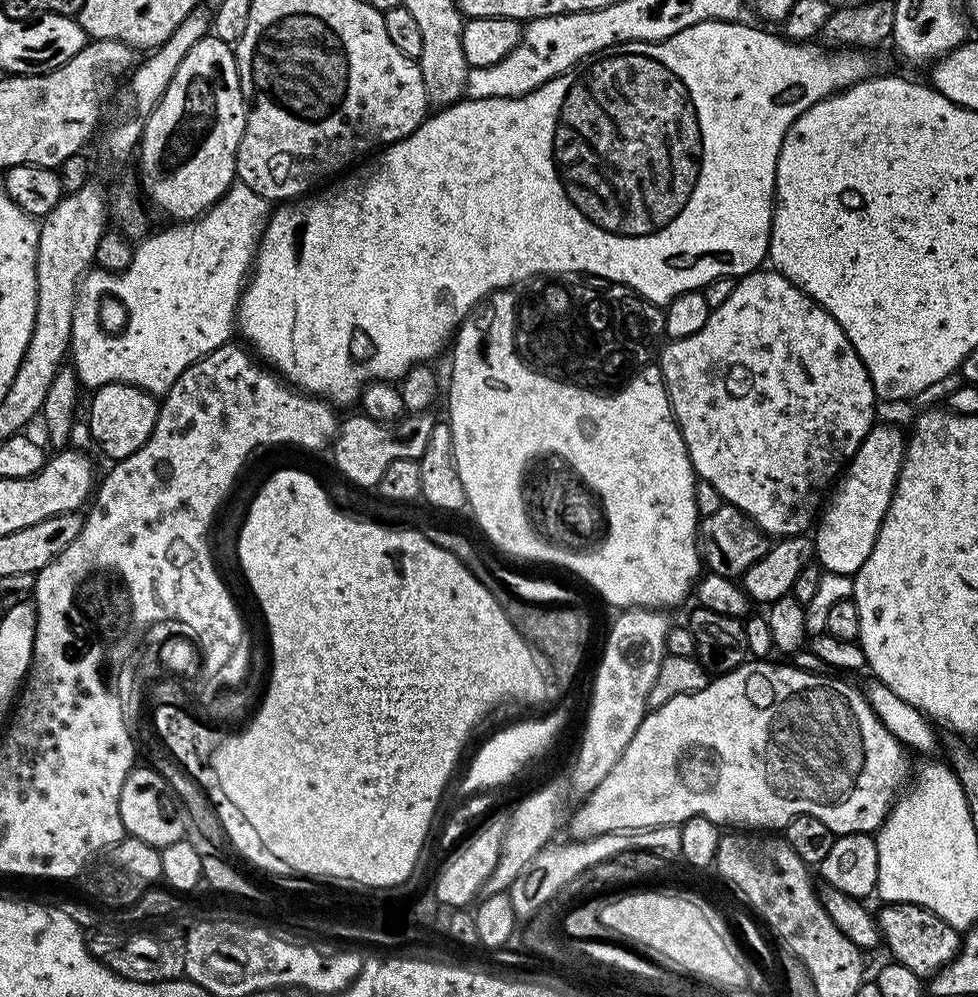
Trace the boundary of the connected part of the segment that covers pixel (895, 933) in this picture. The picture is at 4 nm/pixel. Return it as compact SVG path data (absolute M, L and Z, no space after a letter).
M894 903L882 907L876 914L876 921L881 939L887 944L895 963L906 966L922 978L928 978L944 968L960 951L962 936L959 929L950 926L932 911L914 903Z

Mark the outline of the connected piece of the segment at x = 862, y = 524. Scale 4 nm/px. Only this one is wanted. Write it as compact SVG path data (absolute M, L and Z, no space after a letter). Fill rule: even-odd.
M873 423L862 446L847 461L819 513L814 528L814 556L824 572L855 577L862 562L870 558L878 530L888 513L900 467L904 464L906 436L894 425L880 423Z

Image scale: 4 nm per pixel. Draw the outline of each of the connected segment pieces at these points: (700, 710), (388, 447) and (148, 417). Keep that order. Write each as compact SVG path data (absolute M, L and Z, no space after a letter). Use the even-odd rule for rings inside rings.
M749 659L729 672L709 679L707 686L702 690L675 696L670 698L670 702L651 709L638 726L637 733L631 738L617 765L610 770L610 774L606 775L602 784L593 790L591 796L579 805L581 808L573 814L572 828L577 832L576 836L591 838L604 833L623 833L625 830L679 826L695 816L710 818L717 826L736 824L732 826L740 830L782 830L796 816L813 816L821 822L826 822L826 826L830 826L833 837L864 832L872 834L880 829L884 819L888 817L888 811L896 803L910 776L909 753L906 748L878 720L878 715L871 709L870 702L864 697L863 691L859 687L855 688L848 681L851 679L841 678L836 674L819 676L814 673L804 673L802 669L793 667L788 662L786 664L770 663L767 659Z
M362 412L348 417L345 421L343 419L337 427L330 448L337 470L344 474L353 487L360 488L373 481L380 482L391 461L401 458L420 459L436 429L436 422L428 415L430 414L426 412L416 412L403 417L393 427L395 428L393 434L389 430L391 428L389 425L371 419Z
M104 384L102 387L95 389L91 393L92 401L88 404L88 411L86 411L86 417L90 426L90 434L92 435L92 443L96 448L100 447L106 455L109 456L109 461L115 462L117 460L124 460L130 454L134 454L137 450L141 448L142 445L147 442L150 438L150 434L154 429L156 429L156 419L160 413L160 404L158 403L157 397L153 396L152 393L144 391L142 388L136 388L133 384Z

